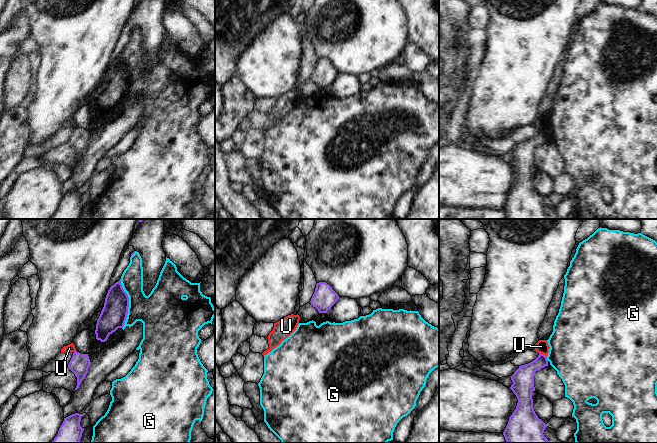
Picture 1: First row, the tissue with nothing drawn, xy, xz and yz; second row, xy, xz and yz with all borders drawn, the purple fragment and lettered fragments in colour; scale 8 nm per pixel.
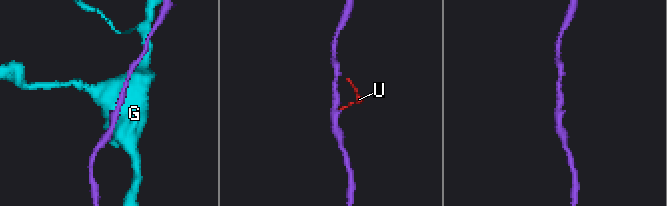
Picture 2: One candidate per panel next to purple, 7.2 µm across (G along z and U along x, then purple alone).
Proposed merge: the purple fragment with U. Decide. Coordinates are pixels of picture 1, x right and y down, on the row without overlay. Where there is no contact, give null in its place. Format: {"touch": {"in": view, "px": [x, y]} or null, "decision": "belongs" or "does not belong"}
{"touch": {"in": "yz", "px": [543, 130]}, "decision": "does not belong"}

